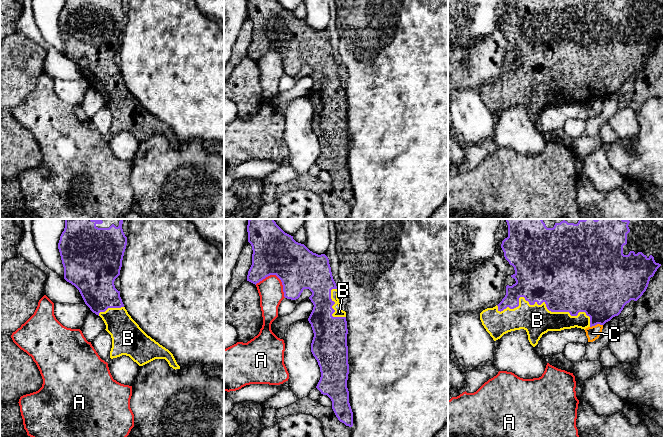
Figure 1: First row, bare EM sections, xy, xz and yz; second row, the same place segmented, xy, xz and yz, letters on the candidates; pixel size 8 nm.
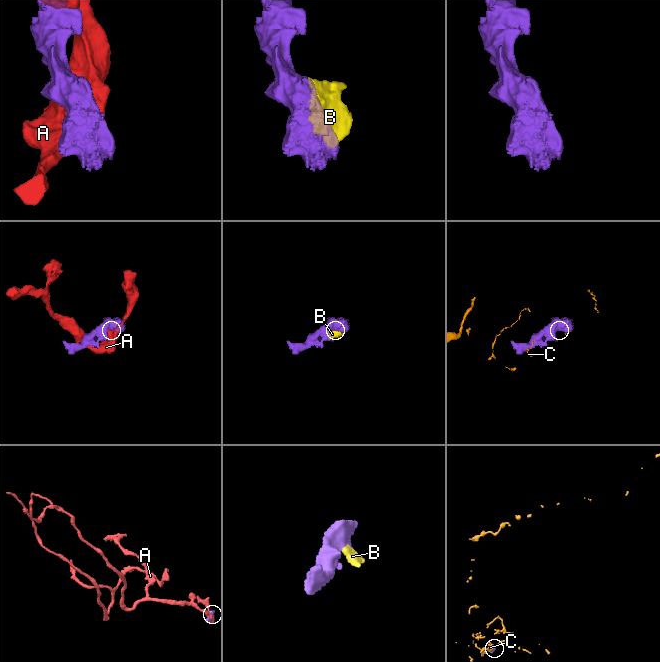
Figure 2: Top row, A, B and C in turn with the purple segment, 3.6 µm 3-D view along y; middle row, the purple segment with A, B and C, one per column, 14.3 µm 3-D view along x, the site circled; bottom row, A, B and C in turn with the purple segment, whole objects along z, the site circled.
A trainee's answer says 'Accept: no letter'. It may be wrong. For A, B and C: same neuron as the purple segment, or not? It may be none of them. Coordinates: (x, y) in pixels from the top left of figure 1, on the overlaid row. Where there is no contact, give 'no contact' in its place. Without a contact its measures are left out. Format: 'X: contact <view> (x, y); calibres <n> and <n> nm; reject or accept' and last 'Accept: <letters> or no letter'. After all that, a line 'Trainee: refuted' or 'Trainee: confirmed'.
A: contact xz (276, 275); calibres 360 and 200 nm; reject
B: contact yz (545, 303); calibres 500 and 240 nm; accept
C: contact yz (596, 324); calibres 400 and 110 nm; reject
Accept: B
Trainee: refuted

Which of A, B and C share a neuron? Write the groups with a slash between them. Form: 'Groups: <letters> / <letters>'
Groups: A / B / C

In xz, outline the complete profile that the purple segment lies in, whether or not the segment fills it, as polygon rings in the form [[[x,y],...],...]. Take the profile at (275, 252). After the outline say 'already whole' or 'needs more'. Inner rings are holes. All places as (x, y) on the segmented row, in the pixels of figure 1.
[[[249,219],[247,225],[248,242],[252,246],[252,265],[248,271],[247,281],[257,284],[270,275],[276,275],[282,282],[284,297],[296,300],[304,289],[309,289],[312,295],[309,297],[314,307],[308,318],[314,337],[311,343],[311,352],[320,367],[321,377],[316,388],[323,395],[327,395],[332,401],[332,409],[338,420],[346,426],[353,426],[353,412],[349,403],[349,391],[347,380],[349,374],[348,346],[347,346],[347,321],[346,312],[342,310],[336,283],[333,279],[329,259],[325,254],[318,255],[310,251],[304,244],[298,243],[293,236],[285,233],[274,219]]]; needs more

